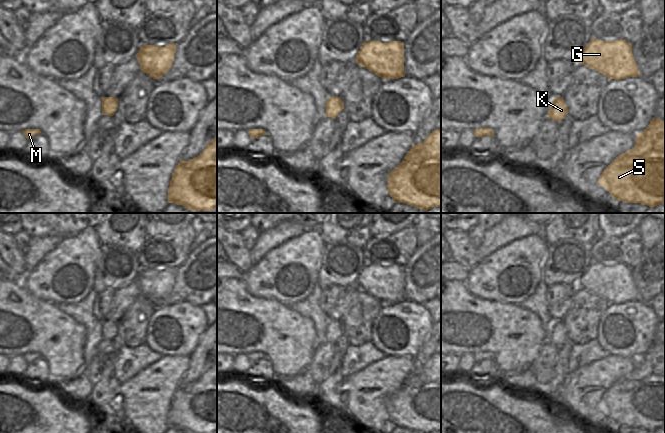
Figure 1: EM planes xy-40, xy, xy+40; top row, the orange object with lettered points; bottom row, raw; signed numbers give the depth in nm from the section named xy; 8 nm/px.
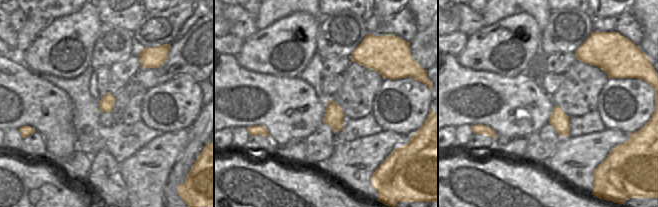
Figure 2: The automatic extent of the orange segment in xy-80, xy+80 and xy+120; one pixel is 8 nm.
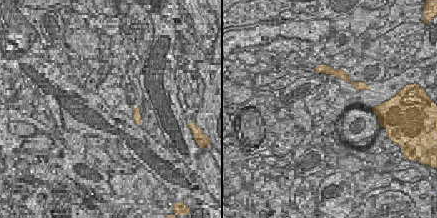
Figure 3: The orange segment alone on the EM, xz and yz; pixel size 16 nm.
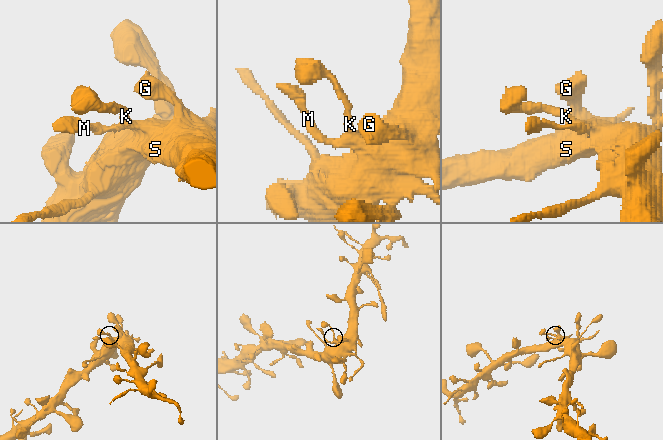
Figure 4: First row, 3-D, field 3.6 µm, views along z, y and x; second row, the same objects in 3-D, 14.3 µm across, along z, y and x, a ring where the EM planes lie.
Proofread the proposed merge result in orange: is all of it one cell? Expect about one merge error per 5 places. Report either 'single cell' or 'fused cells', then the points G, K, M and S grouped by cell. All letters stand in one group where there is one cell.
single cell; groups G K M S

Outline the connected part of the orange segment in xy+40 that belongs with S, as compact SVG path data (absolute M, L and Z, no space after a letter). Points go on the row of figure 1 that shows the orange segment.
M653 117L650 124L636 135L636 144L629 151L616 157L604 169L598 184L619 201L641 203L651 208L665 203L665 121Z

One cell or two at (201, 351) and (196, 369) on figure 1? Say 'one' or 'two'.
one

